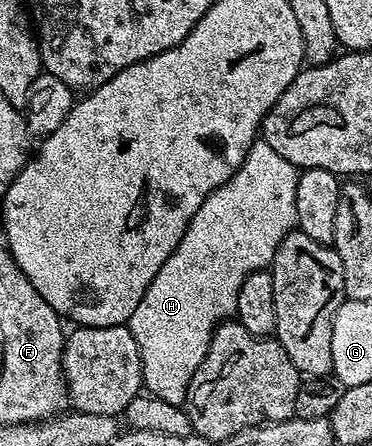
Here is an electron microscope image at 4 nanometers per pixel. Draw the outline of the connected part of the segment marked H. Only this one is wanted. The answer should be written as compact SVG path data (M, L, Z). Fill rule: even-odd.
M257 140L235 175L214 190L201 208L197 208L189 228L185 228L185 236L181 236L181 244L177 244L173 256L161 264L161 272L153 276L153 284L149 284L145 296L141 296L141 304L133 308L129 323L141 352L143 385L148 395L175 406L182 407L186 403L189 384L209 352L213 332L220 322L228 321L235 313L241 286L253 272L270 267L281 240L296 229L300 173L299 167L273 152L267 142Z

